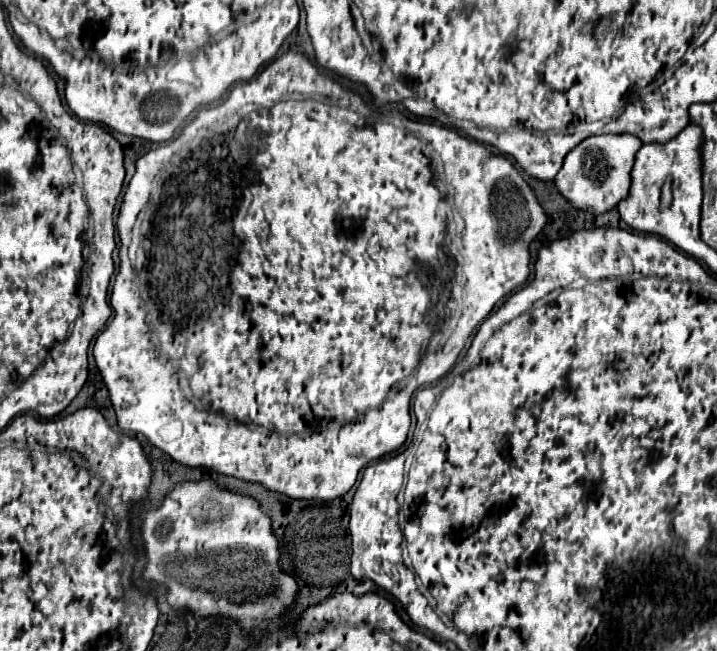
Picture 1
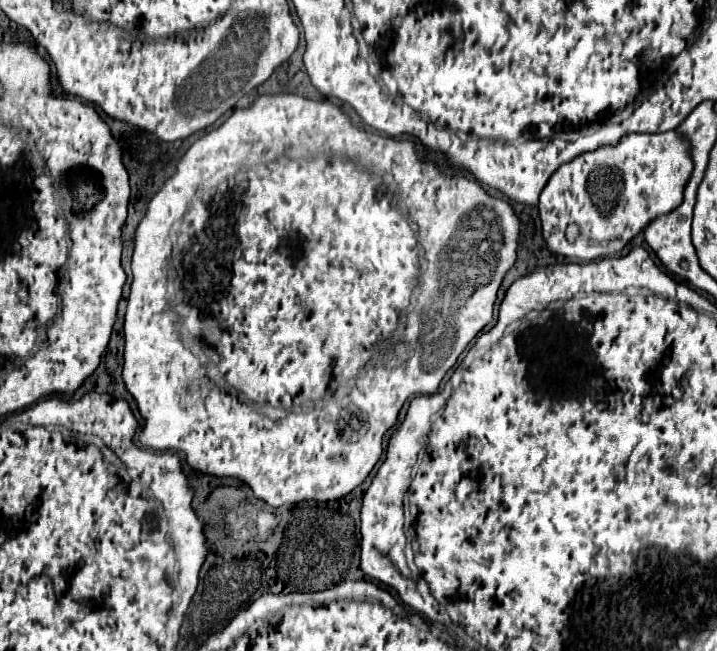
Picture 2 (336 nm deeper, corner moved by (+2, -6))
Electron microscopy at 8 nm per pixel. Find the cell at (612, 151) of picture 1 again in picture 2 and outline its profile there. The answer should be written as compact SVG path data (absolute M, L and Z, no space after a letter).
M677 130L665 134L627 134L617 144L583 152L561 166L539 198L539 218L547 250L581 262L611 258L641 234L655 218L673 212L683 202L683 190L693 172L691 142Z

